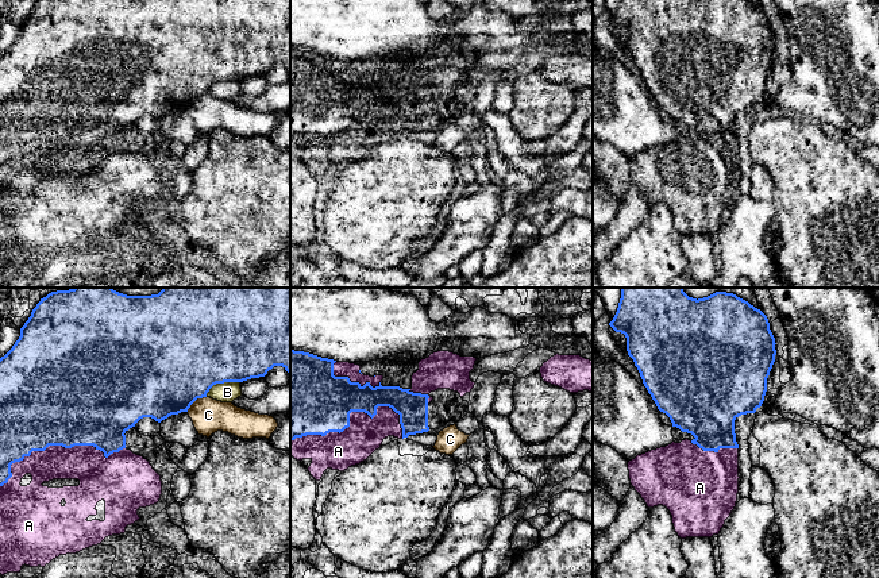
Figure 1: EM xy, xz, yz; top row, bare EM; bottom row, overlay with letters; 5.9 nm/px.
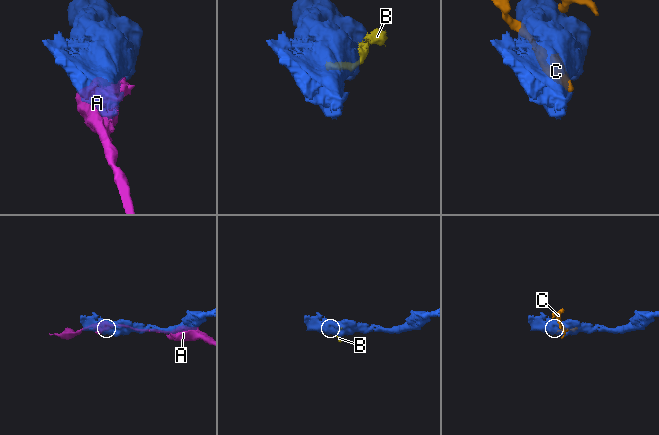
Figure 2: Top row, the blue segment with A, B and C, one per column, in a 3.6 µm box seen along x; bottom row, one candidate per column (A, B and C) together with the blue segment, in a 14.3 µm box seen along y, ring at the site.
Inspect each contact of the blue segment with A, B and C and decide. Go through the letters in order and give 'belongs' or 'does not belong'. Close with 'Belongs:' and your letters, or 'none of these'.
A: does not belong
B: does not belong
C: does not belong
Belongs: none of these

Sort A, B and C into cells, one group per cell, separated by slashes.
A / B / C

